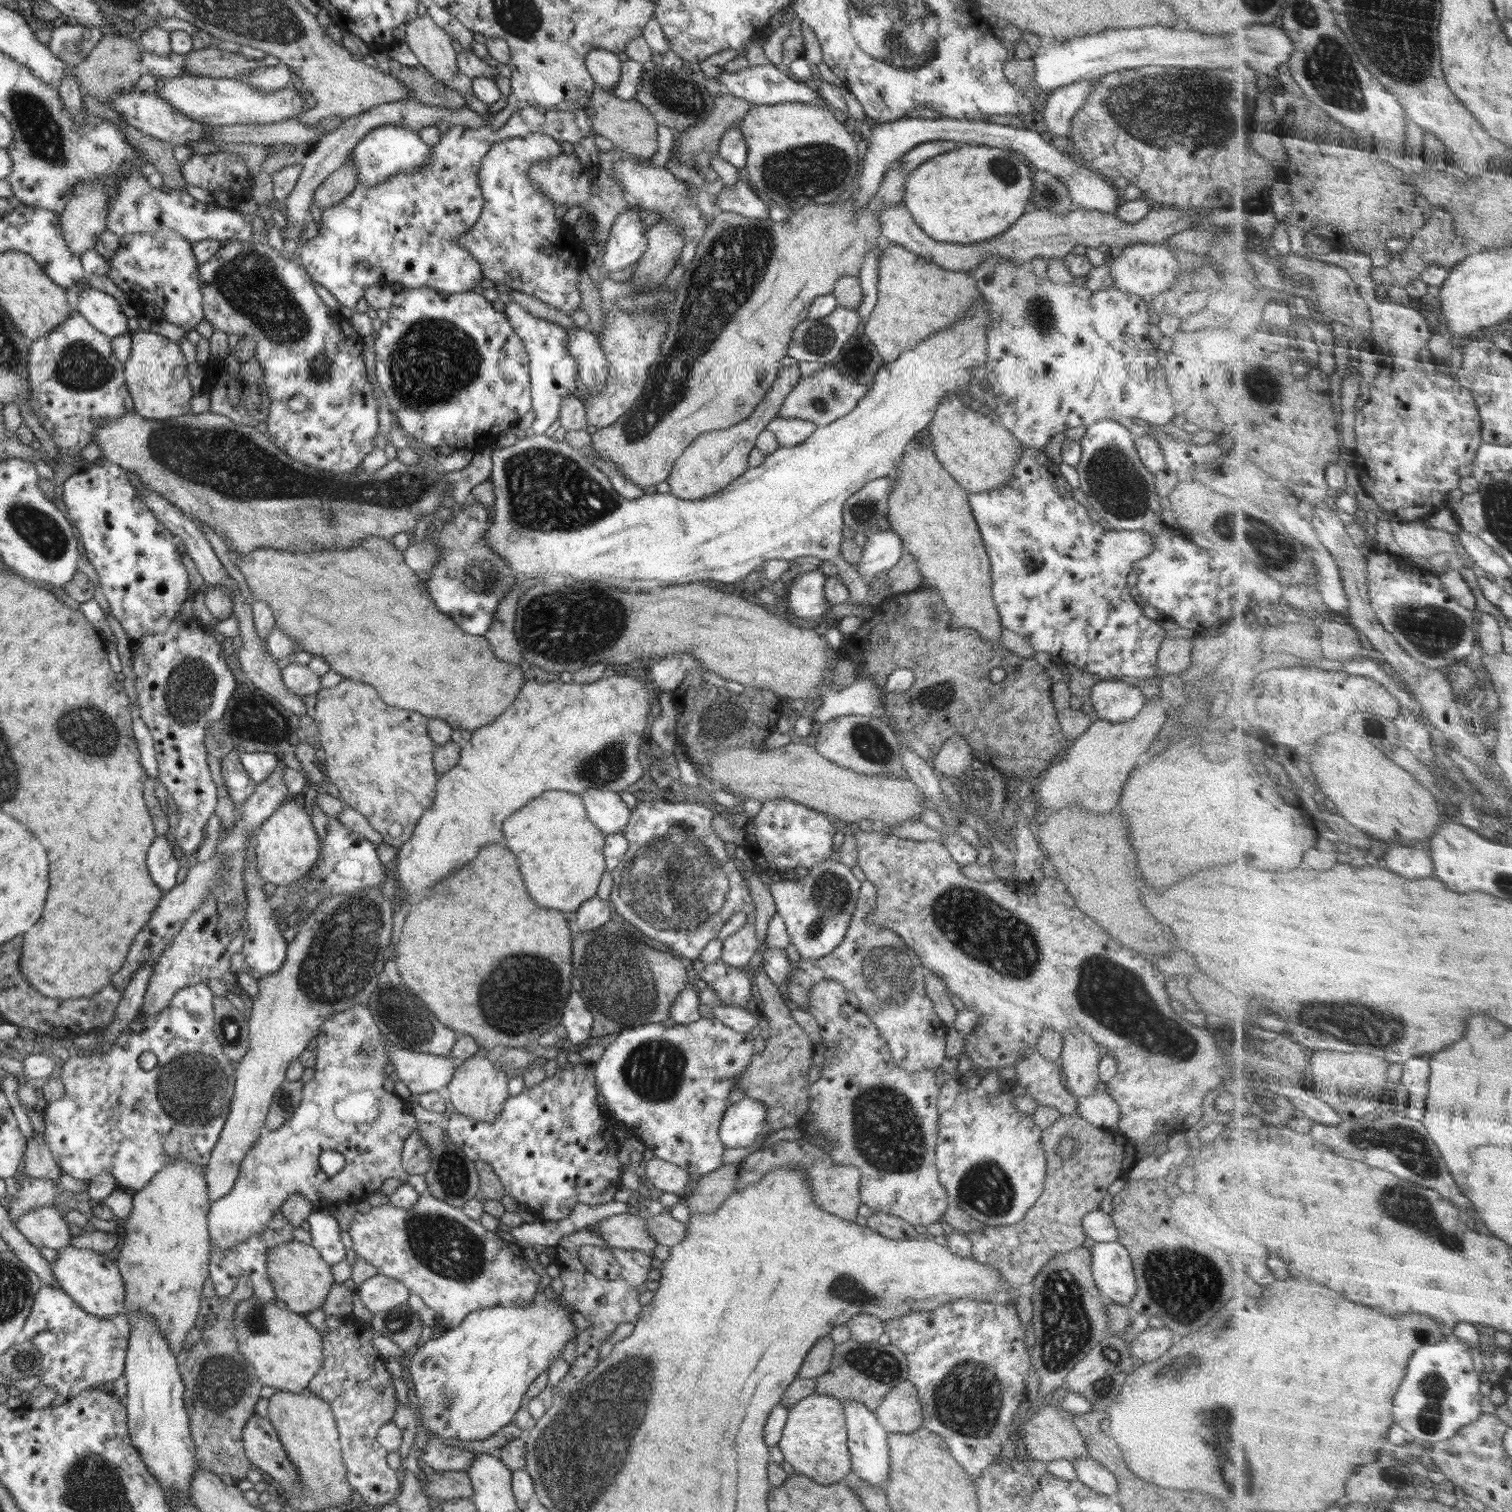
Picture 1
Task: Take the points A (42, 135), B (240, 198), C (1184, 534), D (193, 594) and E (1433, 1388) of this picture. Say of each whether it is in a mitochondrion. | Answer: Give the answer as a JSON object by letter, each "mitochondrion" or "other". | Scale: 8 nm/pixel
{"A":"mitochondrion","B":"other","C":"other","D":"other","E":"mitochondrion"}

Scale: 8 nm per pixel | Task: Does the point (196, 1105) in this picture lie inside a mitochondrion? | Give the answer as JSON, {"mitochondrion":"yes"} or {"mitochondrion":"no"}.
{"mitochondrion":"yes"}

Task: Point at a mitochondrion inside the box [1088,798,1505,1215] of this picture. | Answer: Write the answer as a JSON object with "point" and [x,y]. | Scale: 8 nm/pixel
{"point":[1364,1025]}

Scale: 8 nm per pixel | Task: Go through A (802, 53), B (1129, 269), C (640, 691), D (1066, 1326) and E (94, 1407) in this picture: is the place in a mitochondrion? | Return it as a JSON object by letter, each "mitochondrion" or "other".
{"A":"other","B":"other","C":"other","D":"mitochondrion","E":"other"}

